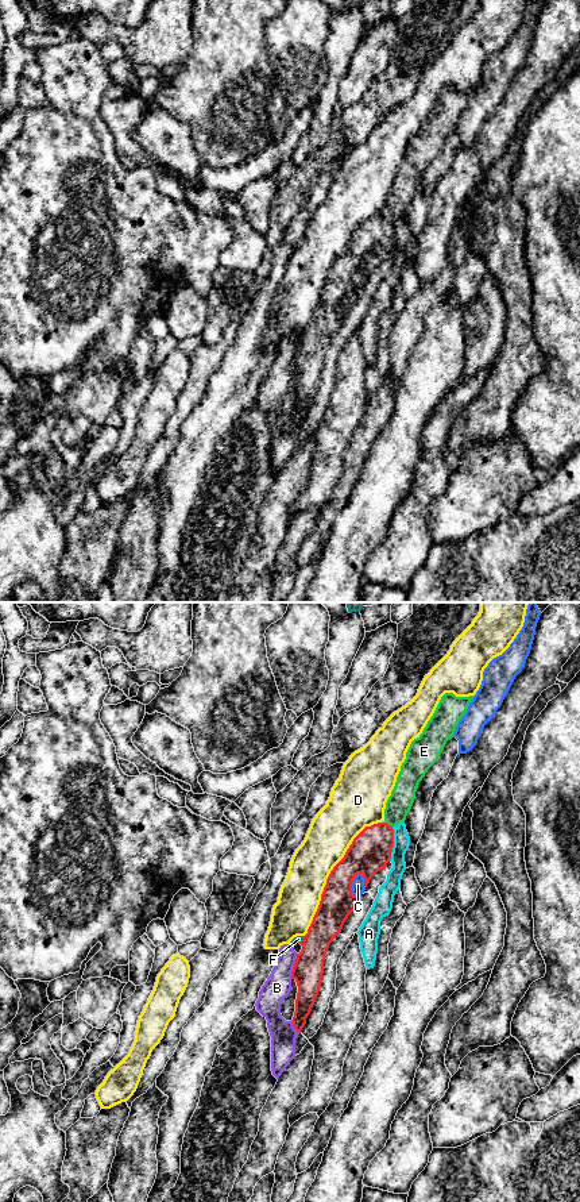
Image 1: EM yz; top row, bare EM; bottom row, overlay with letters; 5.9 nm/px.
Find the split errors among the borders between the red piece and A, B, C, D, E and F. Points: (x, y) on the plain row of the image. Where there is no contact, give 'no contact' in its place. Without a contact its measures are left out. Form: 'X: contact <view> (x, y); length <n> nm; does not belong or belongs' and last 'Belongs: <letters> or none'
A: contact yz (393, 239); length 200 nm; does not belong
B: contact yz (294, 361); length 160 nm; does not belong
C: contact yz (351, 278); length 150 nm; does not belong
D: contact yz (329, 269); length 800 nm; does not belong
E: contact yz (387, 219); length 50 nm; belongs
F: contact yz (302, 335); length 60 nm; does not belong
Belongs: E

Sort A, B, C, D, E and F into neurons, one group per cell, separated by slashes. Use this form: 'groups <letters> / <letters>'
groups A / B F / C / D / E

